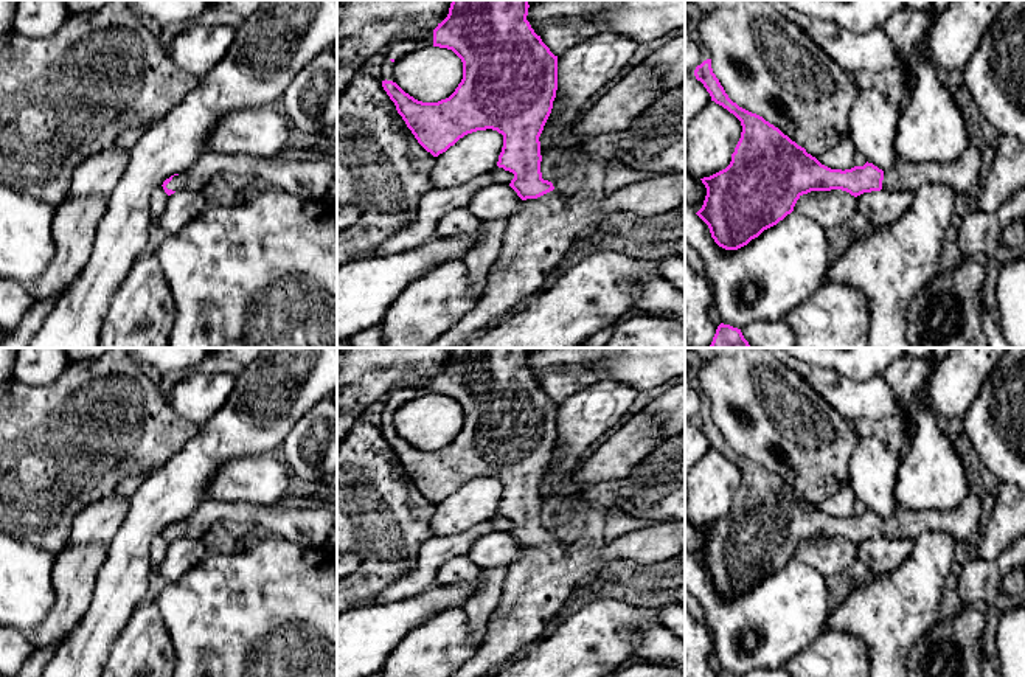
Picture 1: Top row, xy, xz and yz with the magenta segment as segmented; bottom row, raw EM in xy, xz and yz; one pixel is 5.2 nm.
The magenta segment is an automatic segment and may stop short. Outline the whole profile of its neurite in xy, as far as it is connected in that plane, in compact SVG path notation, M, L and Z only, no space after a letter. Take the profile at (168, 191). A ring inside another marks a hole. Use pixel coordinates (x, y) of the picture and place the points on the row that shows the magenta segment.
M203 152L191 168L171 175L162 186L168 196L177 191L202 191L216 175L281 189L304 200L321 200L337 179L337 166L323 155L284 154L259 158Z

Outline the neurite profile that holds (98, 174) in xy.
M107 149L85 158L75 171L65 199L99 194L109 197L129 163L129 152Z

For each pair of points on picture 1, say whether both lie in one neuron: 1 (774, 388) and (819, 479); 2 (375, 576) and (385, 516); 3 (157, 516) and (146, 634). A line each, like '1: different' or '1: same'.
1: same
2: same
3: different

